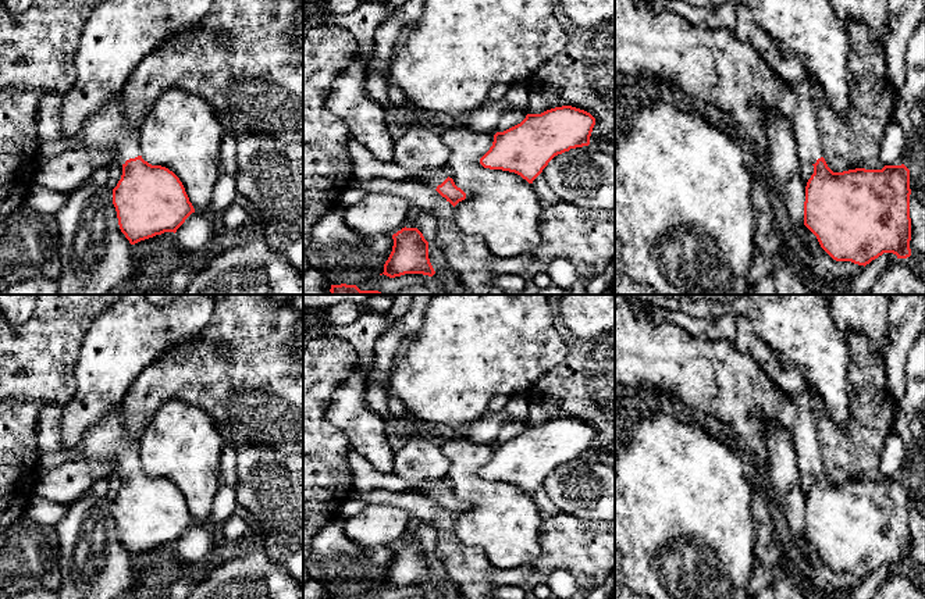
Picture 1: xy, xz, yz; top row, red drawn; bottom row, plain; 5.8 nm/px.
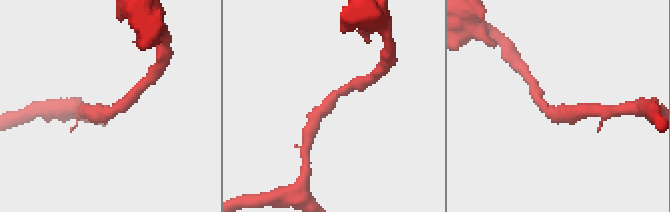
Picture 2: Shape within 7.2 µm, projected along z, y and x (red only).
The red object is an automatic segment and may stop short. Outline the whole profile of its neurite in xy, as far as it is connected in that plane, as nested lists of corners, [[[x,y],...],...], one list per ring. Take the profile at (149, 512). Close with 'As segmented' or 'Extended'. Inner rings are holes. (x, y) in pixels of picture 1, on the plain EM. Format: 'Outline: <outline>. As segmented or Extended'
Outline: [[[120,407],[100,416],[74,449],[39,452],[40,473],[53,470],[65,461],[86,460],[88,463],[111,464],[122,475],[121,491],[113,500],[113,516],[120,541],[131,556],[164,543],[175,545],[185,531],[195,524],[179,489],[168,479],[152,477],[142,470],[139,450],[140,442],[127,431],[122,409]]]. Extended

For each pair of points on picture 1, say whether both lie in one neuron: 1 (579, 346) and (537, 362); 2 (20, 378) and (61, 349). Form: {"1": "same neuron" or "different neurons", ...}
{"1": "different neurons", "2": "same neuron"}

